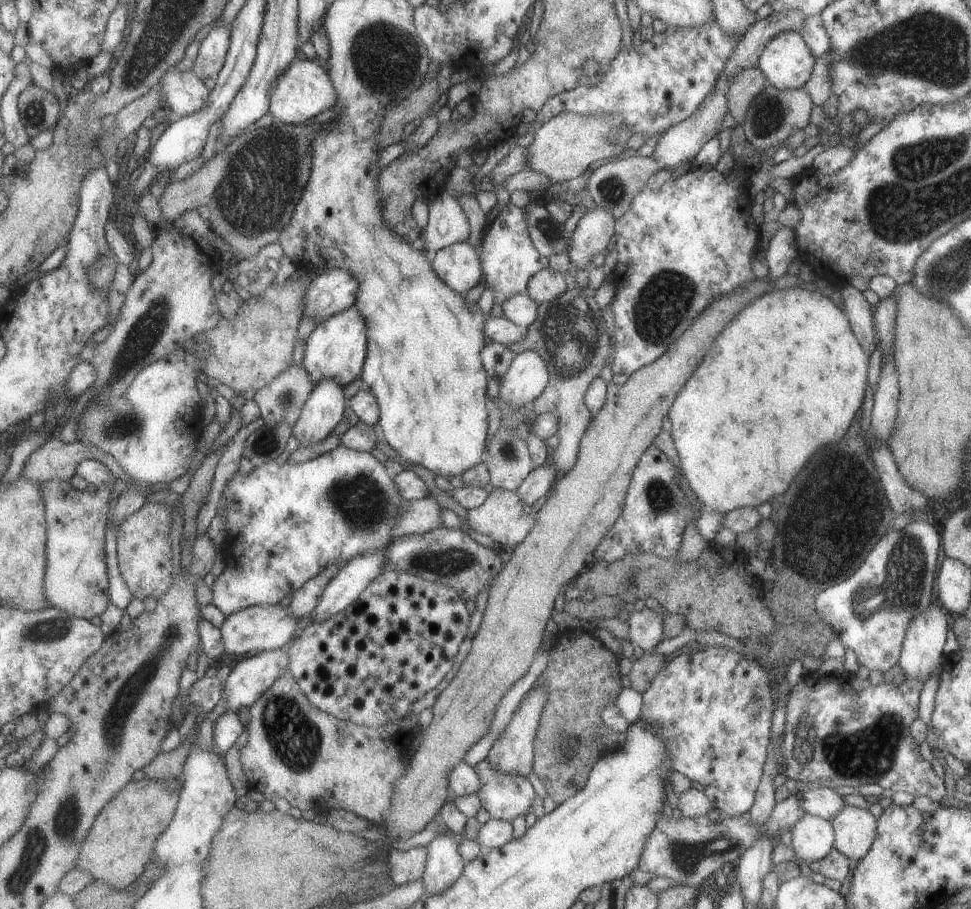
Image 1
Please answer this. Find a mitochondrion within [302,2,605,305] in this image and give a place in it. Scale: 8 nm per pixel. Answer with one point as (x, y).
(385, 56)

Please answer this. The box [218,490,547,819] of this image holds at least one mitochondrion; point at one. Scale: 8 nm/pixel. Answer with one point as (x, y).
(296, 740)

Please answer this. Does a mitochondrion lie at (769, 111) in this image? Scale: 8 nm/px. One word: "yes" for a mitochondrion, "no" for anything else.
yes

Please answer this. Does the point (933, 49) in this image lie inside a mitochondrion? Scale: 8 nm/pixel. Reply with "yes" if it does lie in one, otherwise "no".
yes

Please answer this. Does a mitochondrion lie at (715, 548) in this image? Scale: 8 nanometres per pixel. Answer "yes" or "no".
no

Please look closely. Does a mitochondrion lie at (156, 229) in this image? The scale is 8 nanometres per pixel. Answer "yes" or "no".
no

